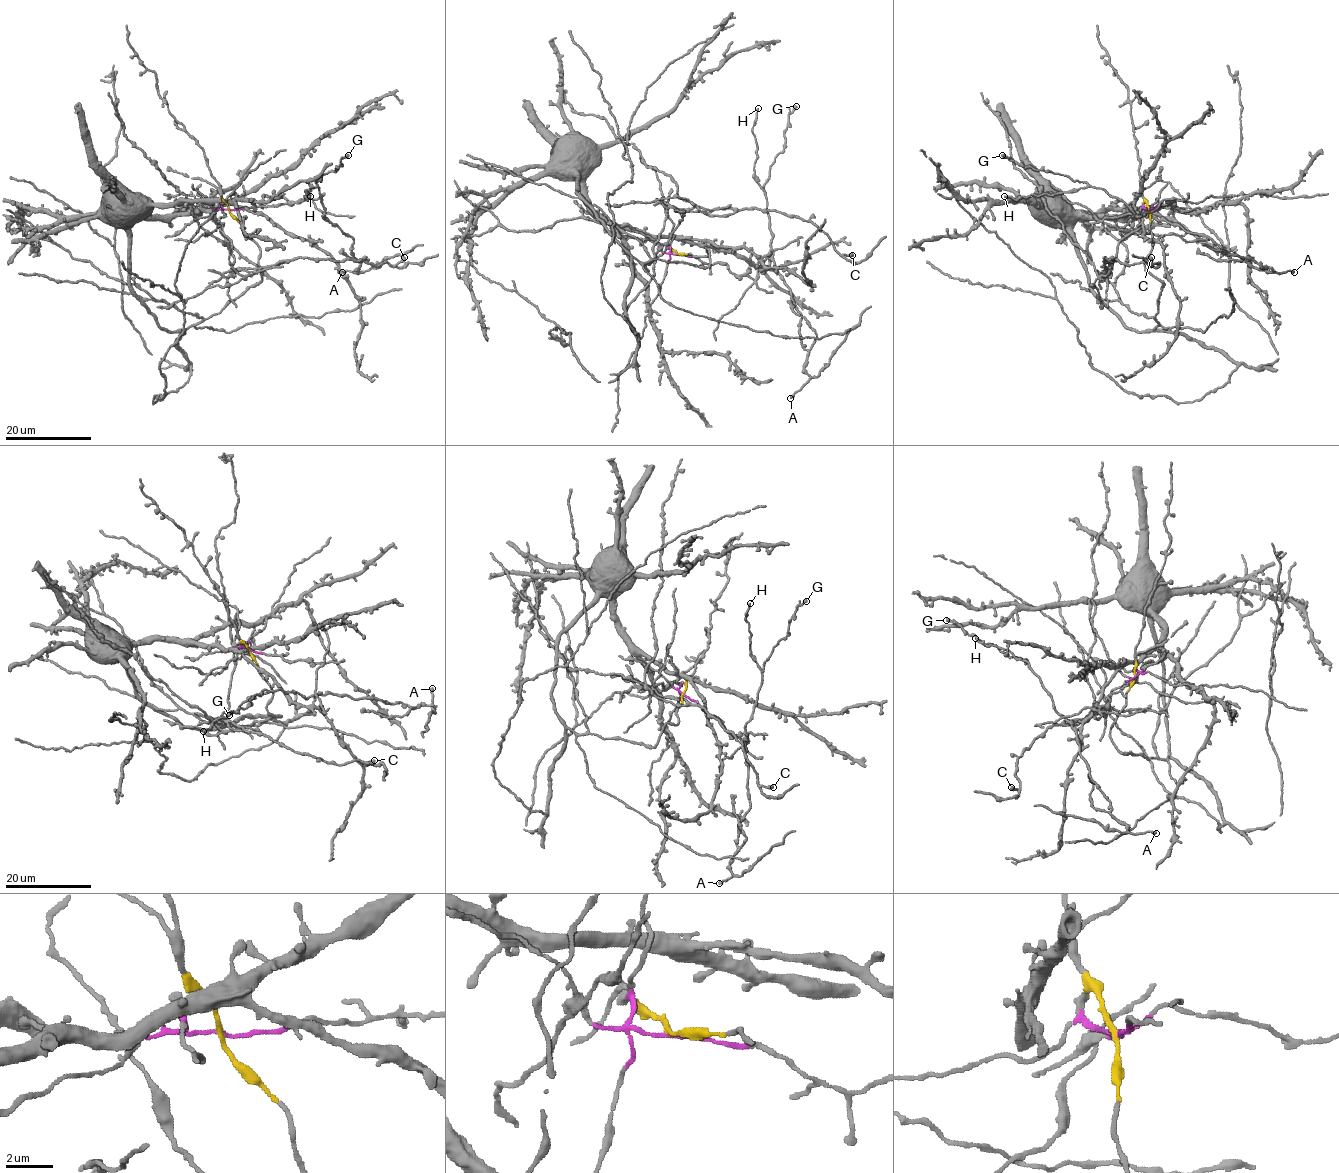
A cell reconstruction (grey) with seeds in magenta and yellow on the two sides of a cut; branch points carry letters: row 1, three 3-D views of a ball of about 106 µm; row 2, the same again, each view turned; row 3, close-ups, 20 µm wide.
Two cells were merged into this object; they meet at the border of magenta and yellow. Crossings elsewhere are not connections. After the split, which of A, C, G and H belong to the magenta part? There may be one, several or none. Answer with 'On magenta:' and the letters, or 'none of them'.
On magenta: A, C, G, H

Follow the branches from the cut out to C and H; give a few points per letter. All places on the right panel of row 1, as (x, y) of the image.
C: (1150, 210), (1117, 245), (1108, 269), (1104, 266), (1104, 257), (1127, 265), (1151, 265), (1151, 257)
H: (1150, 210), (1175, 200), (1167, 199), (1146, 215), (1137, 215), (1124, 202), (1094, 187), (1017, 199), (1004, 196)

